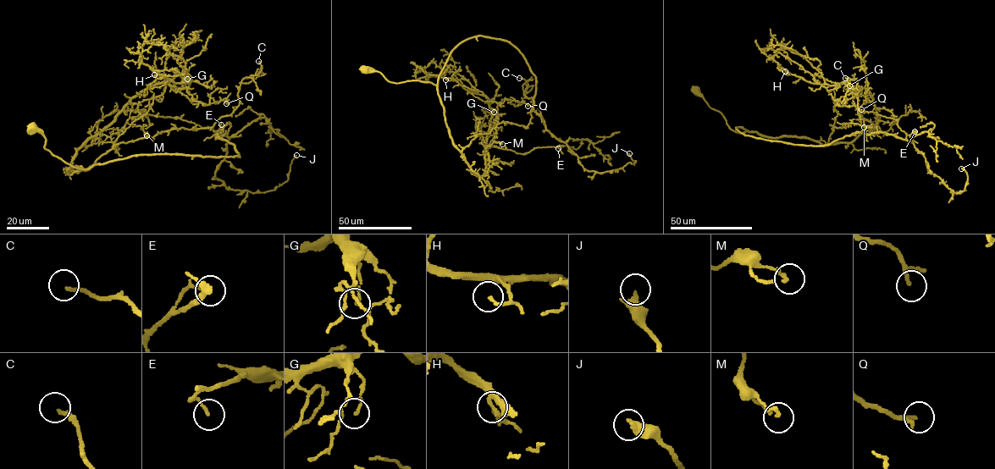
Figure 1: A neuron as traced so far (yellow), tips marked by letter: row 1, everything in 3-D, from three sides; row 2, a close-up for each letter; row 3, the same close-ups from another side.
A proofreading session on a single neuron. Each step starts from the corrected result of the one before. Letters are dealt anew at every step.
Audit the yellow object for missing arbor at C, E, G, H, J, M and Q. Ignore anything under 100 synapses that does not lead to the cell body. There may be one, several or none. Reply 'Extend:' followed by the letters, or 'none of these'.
Extend: none of these

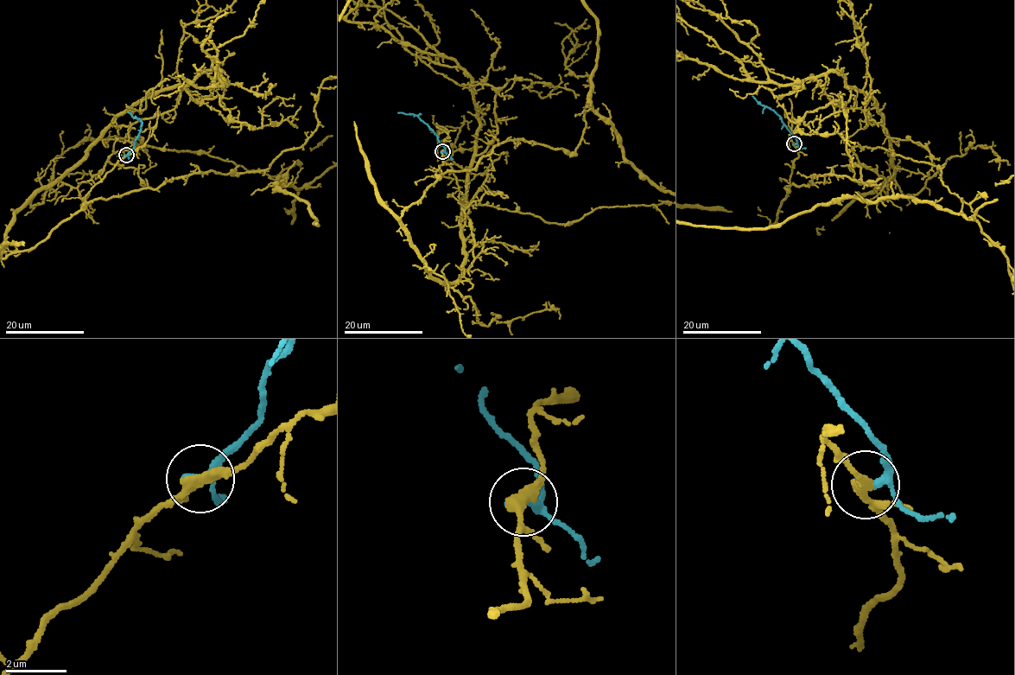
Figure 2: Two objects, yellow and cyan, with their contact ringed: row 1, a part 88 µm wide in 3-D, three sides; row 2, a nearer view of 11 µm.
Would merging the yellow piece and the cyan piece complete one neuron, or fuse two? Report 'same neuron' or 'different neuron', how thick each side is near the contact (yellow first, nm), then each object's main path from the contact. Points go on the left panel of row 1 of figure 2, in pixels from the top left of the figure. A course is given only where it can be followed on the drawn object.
same neuron | 360/200 nm | yellow via (125, 155), (81, 208), (2, 258), (3, 245), (53, 238), (24, 248) | cyan via (125, 155), (133, 148), (142, 126), (139, 118), (134, 118), (128, 112)

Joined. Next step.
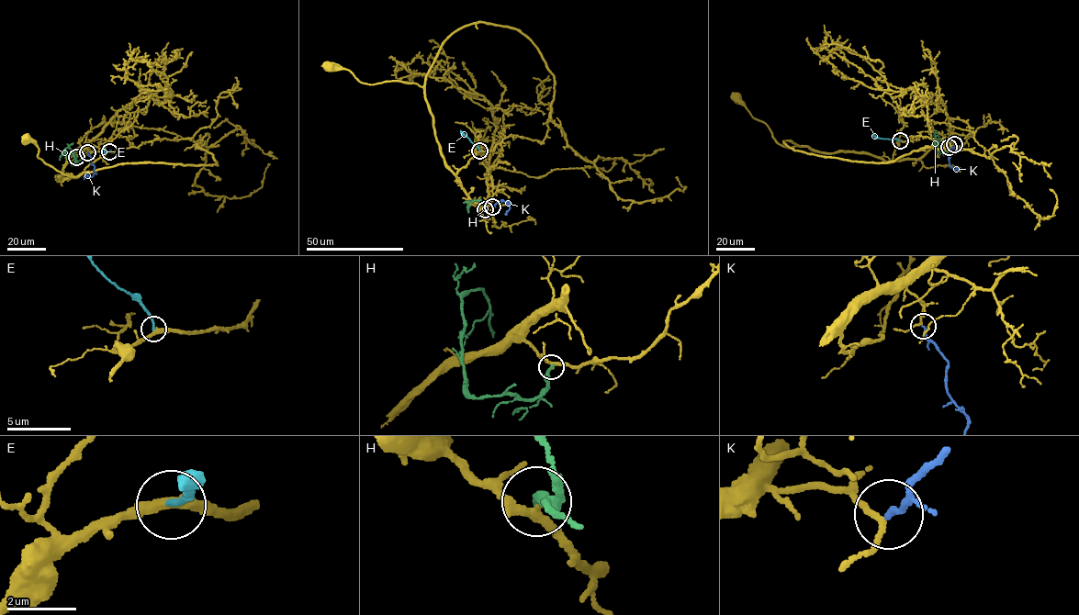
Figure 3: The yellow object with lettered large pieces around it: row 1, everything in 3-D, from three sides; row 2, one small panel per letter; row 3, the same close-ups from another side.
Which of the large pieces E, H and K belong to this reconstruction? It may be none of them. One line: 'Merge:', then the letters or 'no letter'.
Merge: K

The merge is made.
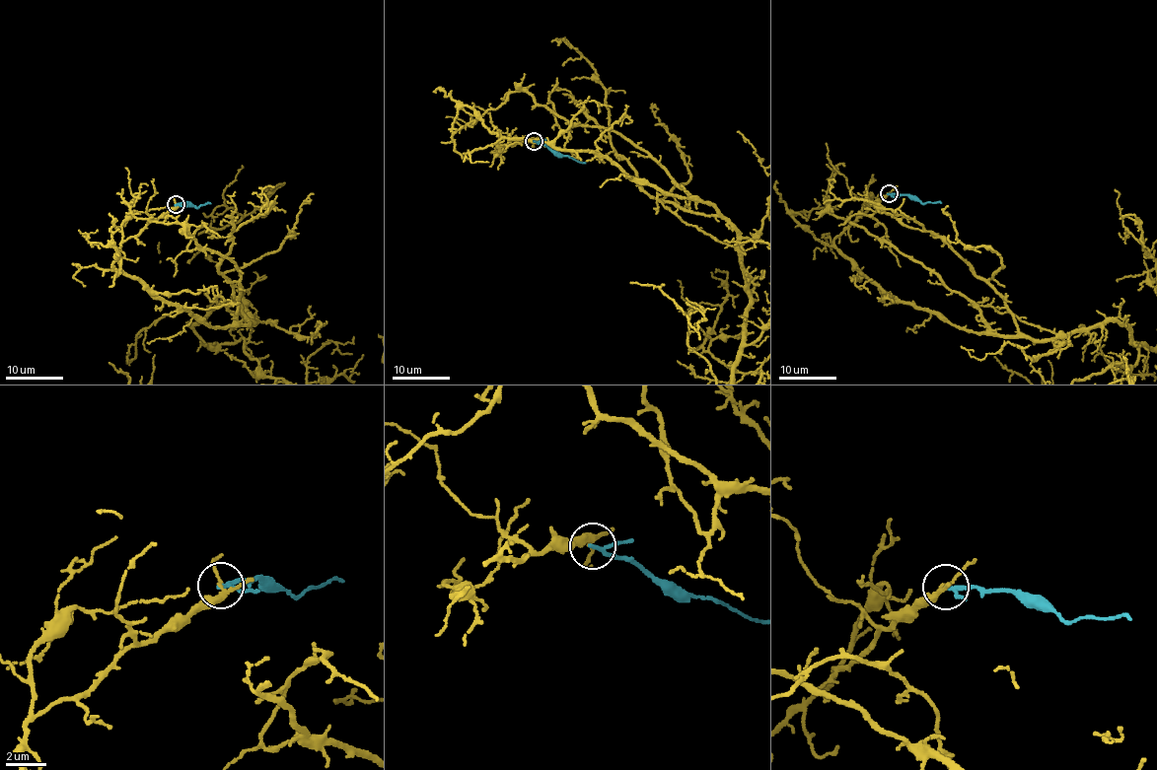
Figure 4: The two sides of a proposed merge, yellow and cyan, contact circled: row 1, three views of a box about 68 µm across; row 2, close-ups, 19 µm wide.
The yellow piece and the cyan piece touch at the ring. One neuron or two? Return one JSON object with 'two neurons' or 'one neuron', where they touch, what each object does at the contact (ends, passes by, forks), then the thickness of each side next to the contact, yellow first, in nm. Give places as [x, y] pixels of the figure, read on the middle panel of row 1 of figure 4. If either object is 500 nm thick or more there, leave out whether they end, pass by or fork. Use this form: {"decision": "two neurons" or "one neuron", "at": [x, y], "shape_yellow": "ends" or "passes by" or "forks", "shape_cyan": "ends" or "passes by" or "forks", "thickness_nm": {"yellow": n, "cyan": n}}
{"decision": "two neurons", "at": [534, 141], "shape_yellow": "forks", "shape_cyan": "passes by", "thickness_nm": {"yellow": 160, "cyan": 160}}

